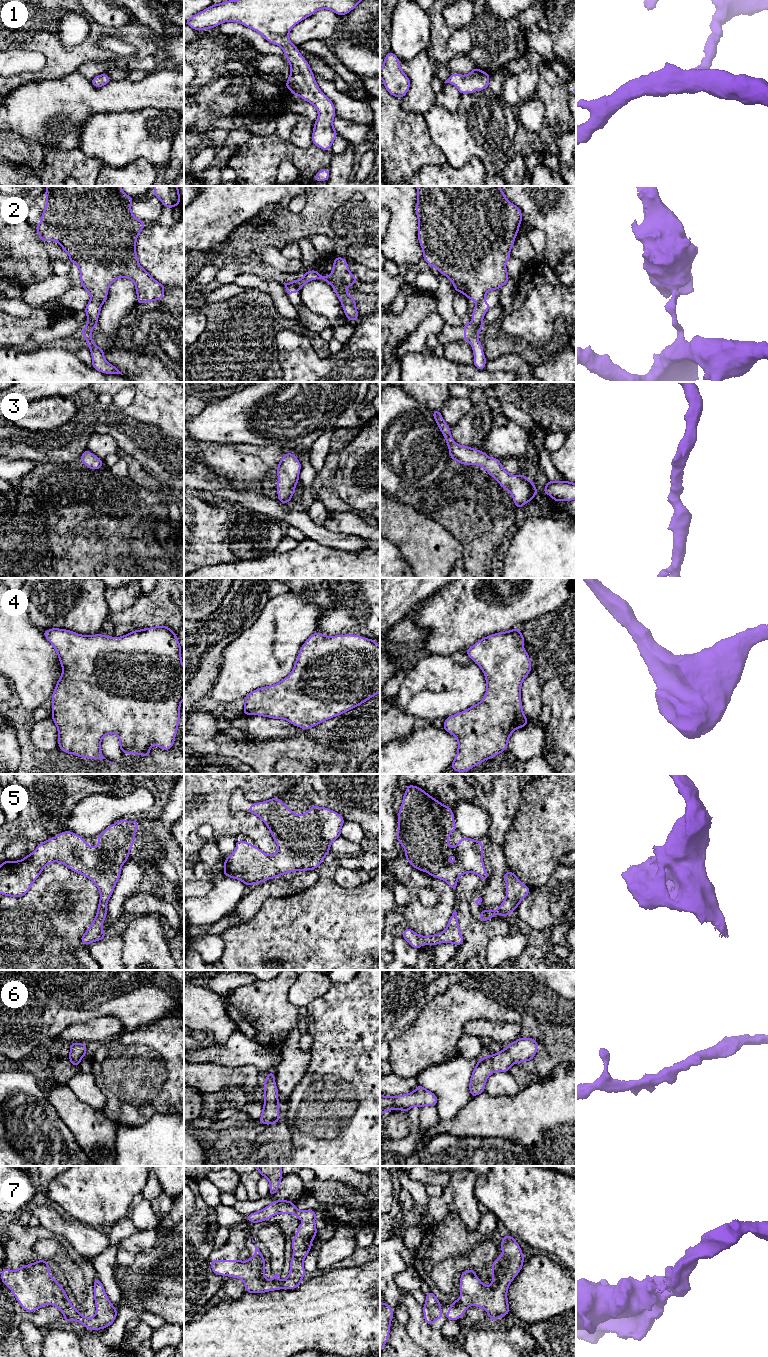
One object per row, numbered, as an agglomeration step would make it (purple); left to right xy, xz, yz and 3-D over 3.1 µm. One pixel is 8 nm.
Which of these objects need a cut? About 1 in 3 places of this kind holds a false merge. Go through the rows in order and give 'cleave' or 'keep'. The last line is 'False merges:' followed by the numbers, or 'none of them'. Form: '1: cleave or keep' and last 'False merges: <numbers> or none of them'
1: keep
2: cleave
3: keep
4: keep
5: keep
6: keep
7: keep
False merges: 2

